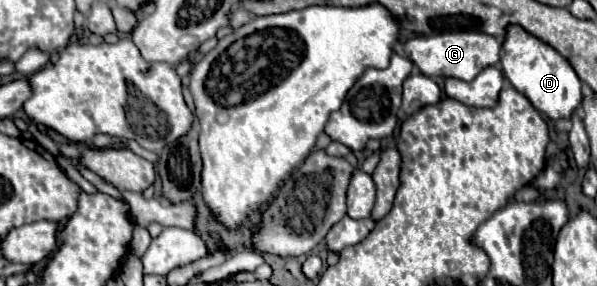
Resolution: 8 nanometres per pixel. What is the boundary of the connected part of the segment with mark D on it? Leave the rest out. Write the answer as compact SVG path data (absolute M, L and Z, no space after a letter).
M509 25L503 41L501 53L503 73L509 83L523 93L537 111L545 113L549 119L569 119L571 113L581 105L581 79L577 77L571 63L561 57L551 45L543 43L541 39L527 33L521 25Z

